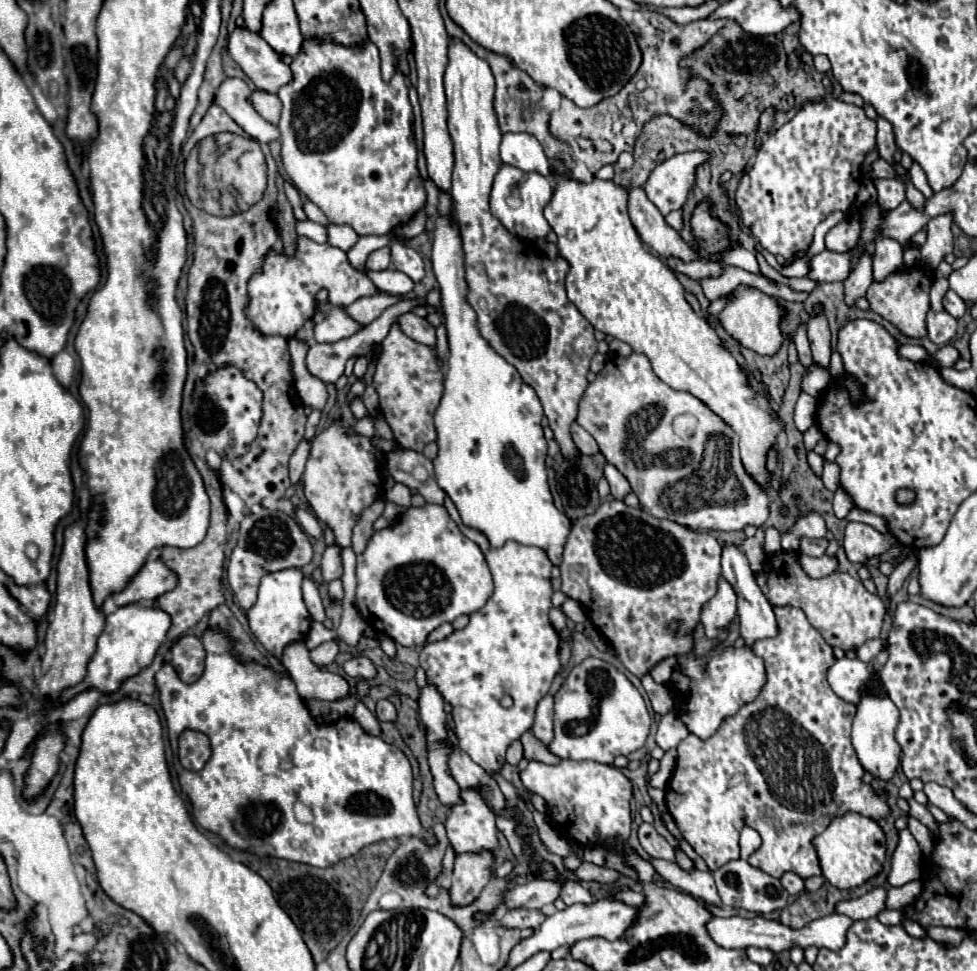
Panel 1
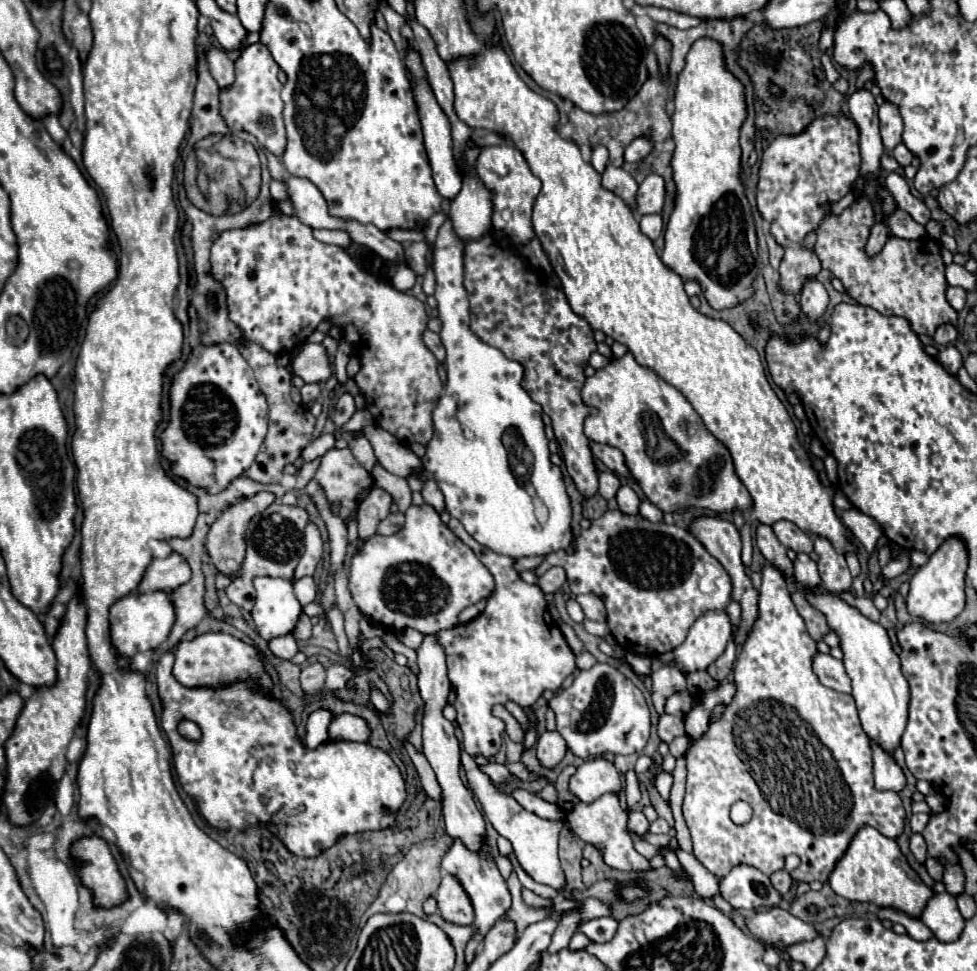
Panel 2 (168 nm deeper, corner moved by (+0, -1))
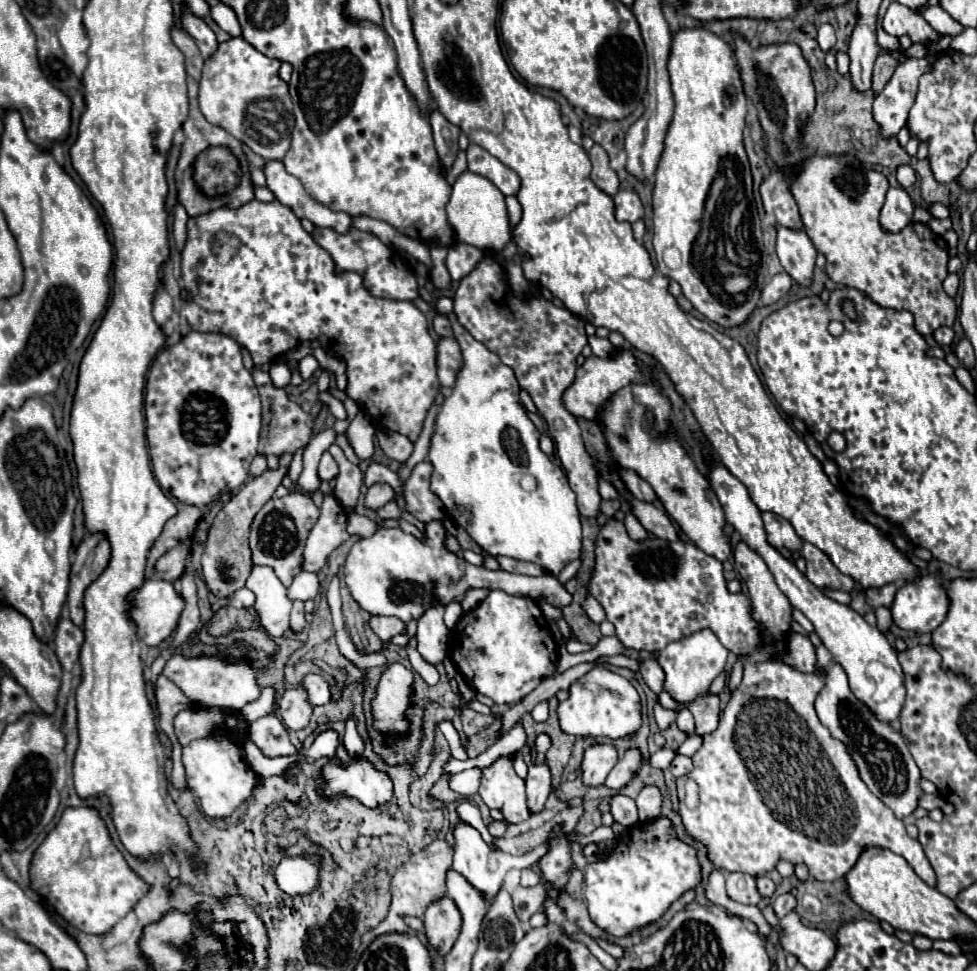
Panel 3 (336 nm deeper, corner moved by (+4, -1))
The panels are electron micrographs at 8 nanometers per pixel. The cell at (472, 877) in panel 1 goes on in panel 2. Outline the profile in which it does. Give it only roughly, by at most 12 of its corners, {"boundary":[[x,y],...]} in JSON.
{"boundary":[[443,875],[437,889],[441,917],[469,925],[471,899],[459,879]]}

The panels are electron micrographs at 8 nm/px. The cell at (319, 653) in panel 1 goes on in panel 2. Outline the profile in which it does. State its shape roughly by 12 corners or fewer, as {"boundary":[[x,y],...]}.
{"boundary":[[315,661],[301,671],[301,687],[317,695],[325,683],[325,667]]}

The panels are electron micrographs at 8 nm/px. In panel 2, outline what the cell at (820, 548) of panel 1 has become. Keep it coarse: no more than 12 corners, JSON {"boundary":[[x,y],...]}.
{"boundary":[[777,521],[773,533],[795,553],[813,551],[811,537],[791,521]]}

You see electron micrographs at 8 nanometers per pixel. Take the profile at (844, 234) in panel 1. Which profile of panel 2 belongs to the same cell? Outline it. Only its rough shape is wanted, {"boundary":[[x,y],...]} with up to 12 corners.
{"boundary":[[861,197],[817,229],[847,293],[917,335],[957,325],[941,243],[891,237],[867,259]]}

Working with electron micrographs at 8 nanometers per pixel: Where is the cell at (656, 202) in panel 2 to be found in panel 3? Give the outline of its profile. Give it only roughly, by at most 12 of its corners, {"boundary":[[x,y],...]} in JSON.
{"boundary":[[633,191],[613,195],[619,221],[635,223],[643,217],[643,205]]}

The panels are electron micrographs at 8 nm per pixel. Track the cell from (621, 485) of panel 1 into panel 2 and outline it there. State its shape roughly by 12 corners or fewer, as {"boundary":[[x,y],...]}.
{"boundary":[[621,485],[615,499],[623,513],[635,515],[641,499],[629,485]]}

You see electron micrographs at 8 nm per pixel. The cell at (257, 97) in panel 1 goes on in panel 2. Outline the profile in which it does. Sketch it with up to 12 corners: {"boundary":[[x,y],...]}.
{"boundary":[[249,45],[221,115],[275,155],[285,149],[279,65]]}

